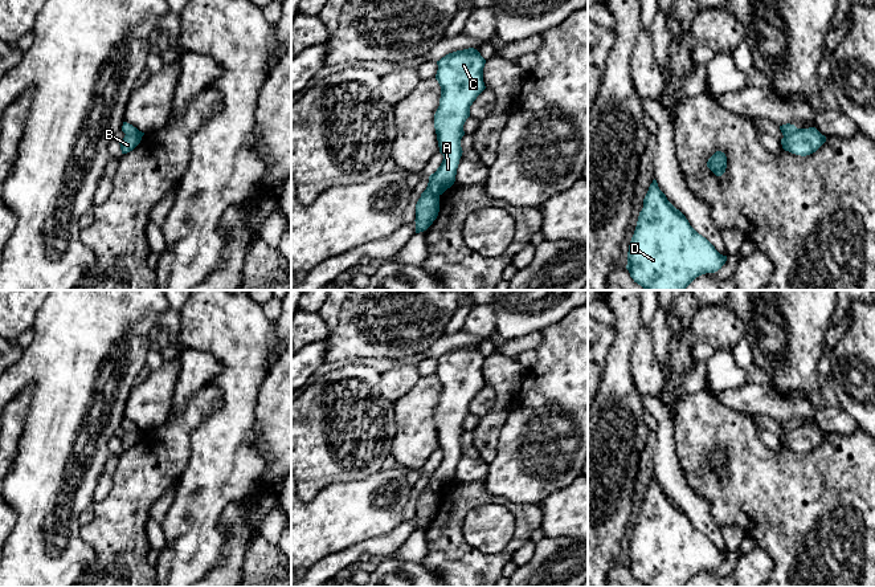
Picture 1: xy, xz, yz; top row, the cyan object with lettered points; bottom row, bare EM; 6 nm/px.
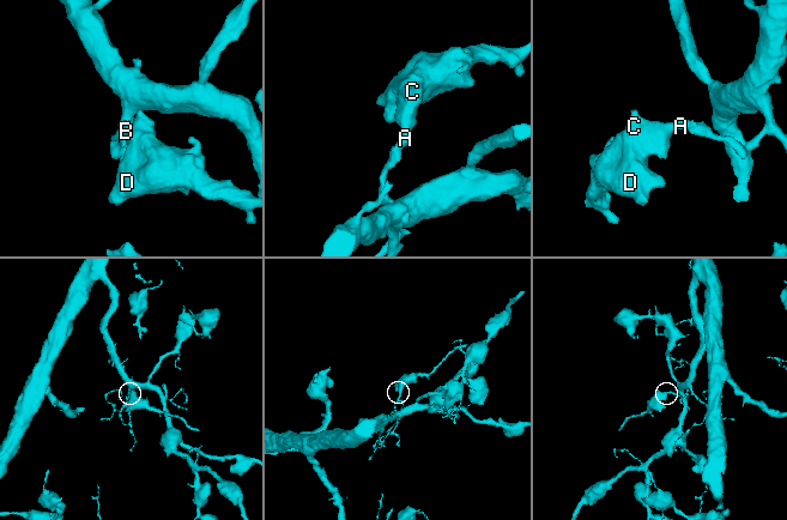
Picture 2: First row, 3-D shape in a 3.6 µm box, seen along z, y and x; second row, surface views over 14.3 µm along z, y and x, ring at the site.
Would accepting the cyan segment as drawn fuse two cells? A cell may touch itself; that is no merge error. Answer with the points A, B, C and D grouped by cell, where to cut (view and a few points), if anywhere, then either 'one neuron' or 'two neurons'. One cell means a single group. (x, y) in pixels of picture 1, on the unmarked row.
A C D / B | xy (126, 429), (139, 429), (142, 432) | two neurons

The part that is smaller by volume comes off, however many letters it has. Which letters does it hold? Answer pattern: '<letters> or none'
A, C, D

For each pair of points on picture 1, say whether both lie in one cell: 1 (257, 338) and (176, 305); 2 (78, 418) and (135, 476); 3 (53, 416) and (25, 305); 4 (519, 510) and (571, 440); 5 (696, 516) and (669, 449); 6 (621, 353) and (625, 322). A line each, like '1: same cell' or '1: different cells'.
1: different cells
2: different cells
3: different cells
4: different cells
5: same cell
6: same cell

